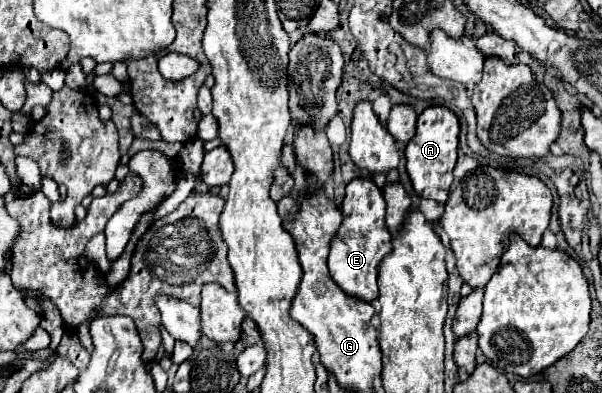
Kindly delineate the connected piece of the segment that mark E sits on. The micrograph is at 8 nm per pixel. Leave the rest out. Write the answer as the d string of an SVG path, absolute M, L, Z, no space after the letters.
M356 177L346 185L346 197L342 201L342 227L334 237L328 269L338 287L352 297L362 301L374 301L378 297L378 265L382 257L392 249L390 231L384 221L386 203L378 185L368 177Z

